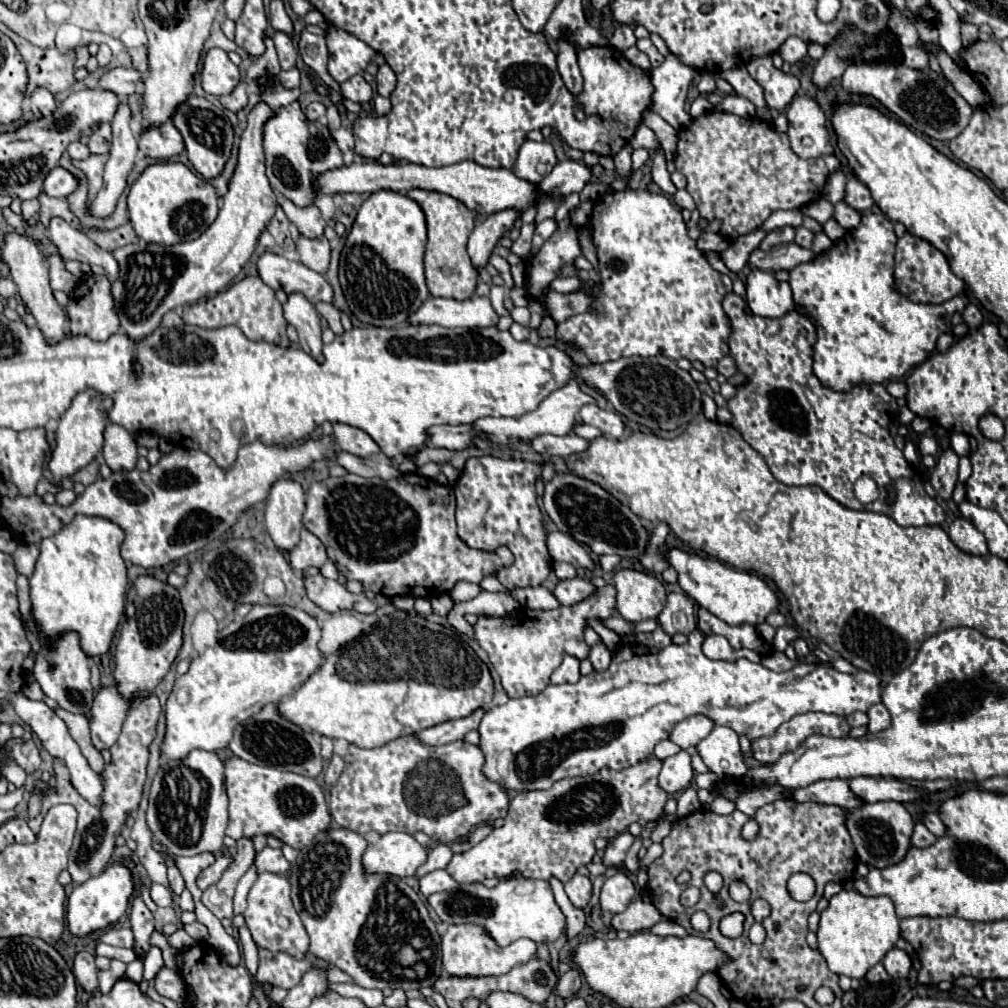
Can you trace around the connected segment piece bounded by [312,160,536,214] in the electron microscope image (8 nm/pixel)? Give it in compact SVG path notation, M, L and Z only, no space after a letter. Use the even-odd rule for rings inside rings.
M378 160L362 162L362 164L350 164L342 168L328 170L320 174L314 184L314 196L334 196L334 194L346 194L346 192L378 192L380 188L390 188L394 192L406 194L414 188L422 190L432 190L432 192L442 192L448 194L462 204L466 204L470 210L476 210L478 214L494 214L506 208L516 208L516 210L526 210L528 206L536 204L536 186L520 180L514 176L512 170L506 168L486 168L480 166L472 160L464 160L460 164L452 166L442 166L442 168L428 168L422 164L412 164L412 162L392 162L388 166L380 164Z

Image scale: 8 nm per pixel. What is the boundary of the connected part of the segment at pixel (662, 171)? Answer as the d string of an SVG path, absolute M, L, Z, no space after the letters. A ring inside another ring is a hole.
M660 146L654 150L652 162L654 162L654 164L652 164L652 178L654 178L654 182L660 186L662 192L666 192L666 194L674 194L676 188L674 188L674 184L670 182L670 174L668 174L668 170L666 170L664 152L662 152Z

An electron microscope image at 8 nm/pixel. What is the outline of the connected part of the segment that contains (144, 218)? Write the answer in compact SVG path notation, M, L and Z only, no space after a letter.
M182 162L150 164L132 184L128 194L130 222L138 238L154 244L196 240L218 216L218 194L210 180L192 172Z

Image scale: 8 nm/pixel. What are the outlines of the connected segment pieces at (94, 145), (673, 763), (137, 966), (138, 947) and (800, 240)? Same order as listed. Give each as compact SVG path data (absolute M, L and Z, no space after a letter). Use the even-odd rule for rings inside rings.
M108 122L100 124L98 130L94 130L94 134L90 136L88 148L92 154L104 154L110 150L110 142L112 142L112 128Z
M680 750L678 754L662 762L658 786L668 794L678 794L690 786L692 778L694 778L694 770L690 764L690 754L686 750Z
M134 960L129 963L124 974L124 978L132 980L133 982L140 983L143 979L143 962L140 960Z
M134 898L132 902L132 914L130 914L130 922L132 922L132 932L134 932L134 950L140 956L146 956L146 952L150 950L150 934L154 932L154 916L152 912L146 908L146 904L142 902L142 898Z
M798 226L798 228L796 228L796 238L794 238L794 242L796 242L798 246L810 248L810 246L812 246L812 238L814 238L814 234L812 234L810 230L806 230L804 226Z

